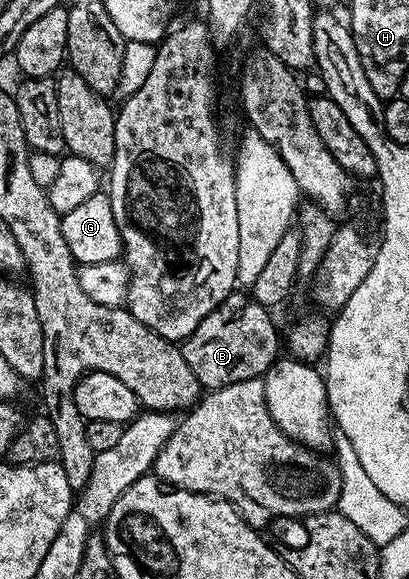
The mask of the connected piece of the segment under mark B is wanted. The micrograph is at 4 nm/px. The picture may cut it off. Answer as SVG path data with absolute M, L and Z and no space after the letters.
M234 290L228 295L225 300L217 306L213 312L206 314L206 318L202 318L202 322L198 322L198 328L194 330L192 334L184 339L184 341L179 345L180 353L182 358L186 358L186 366L190 366L190 370L194 370L194 378L198 378L201 389L211 390L214 388L221 388L222 386L228 386L234 382L244 382L246 380L259 380L263 377L264 373L267 372L268 367L275 364L278 359L278 353L276 351L281 351L282 348L282 336L276 333L276 324L272 321L273 313L269 309L265 308L264 305L259 304L253 296L251 296L247 291L240 292L244 290Z

